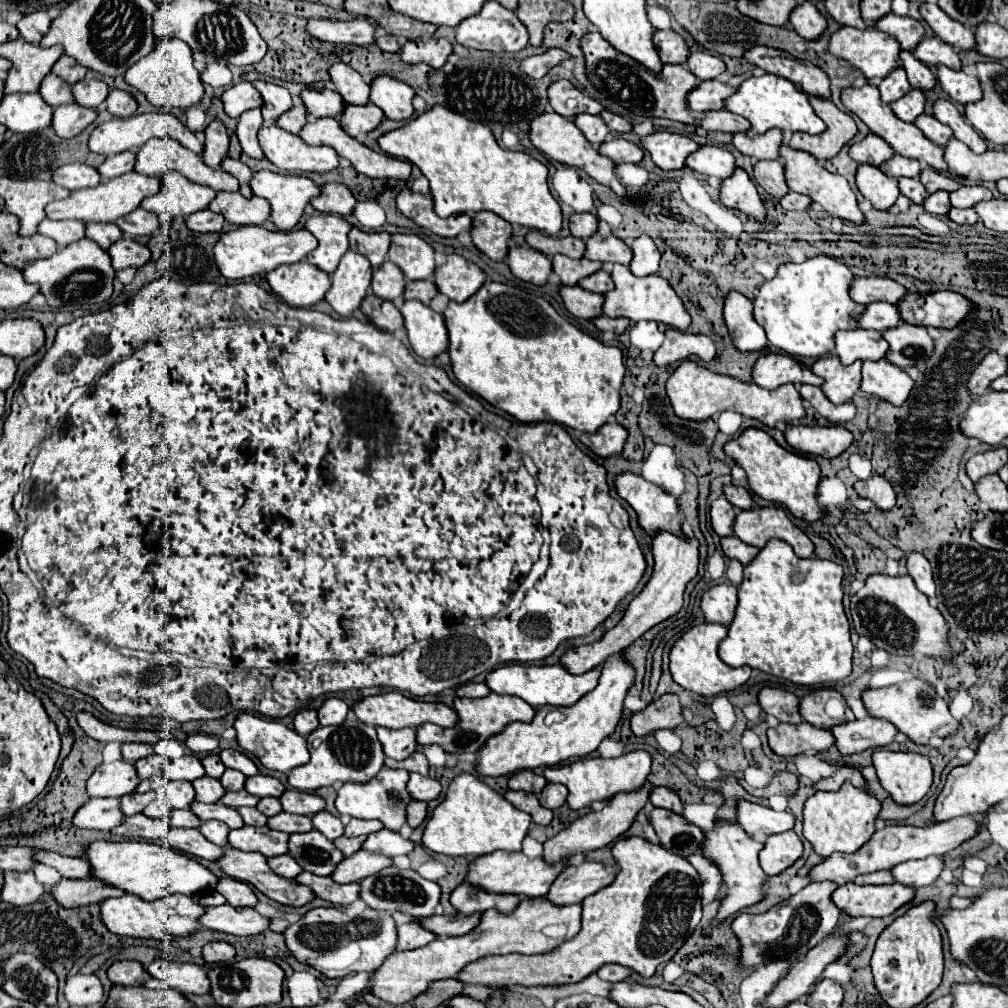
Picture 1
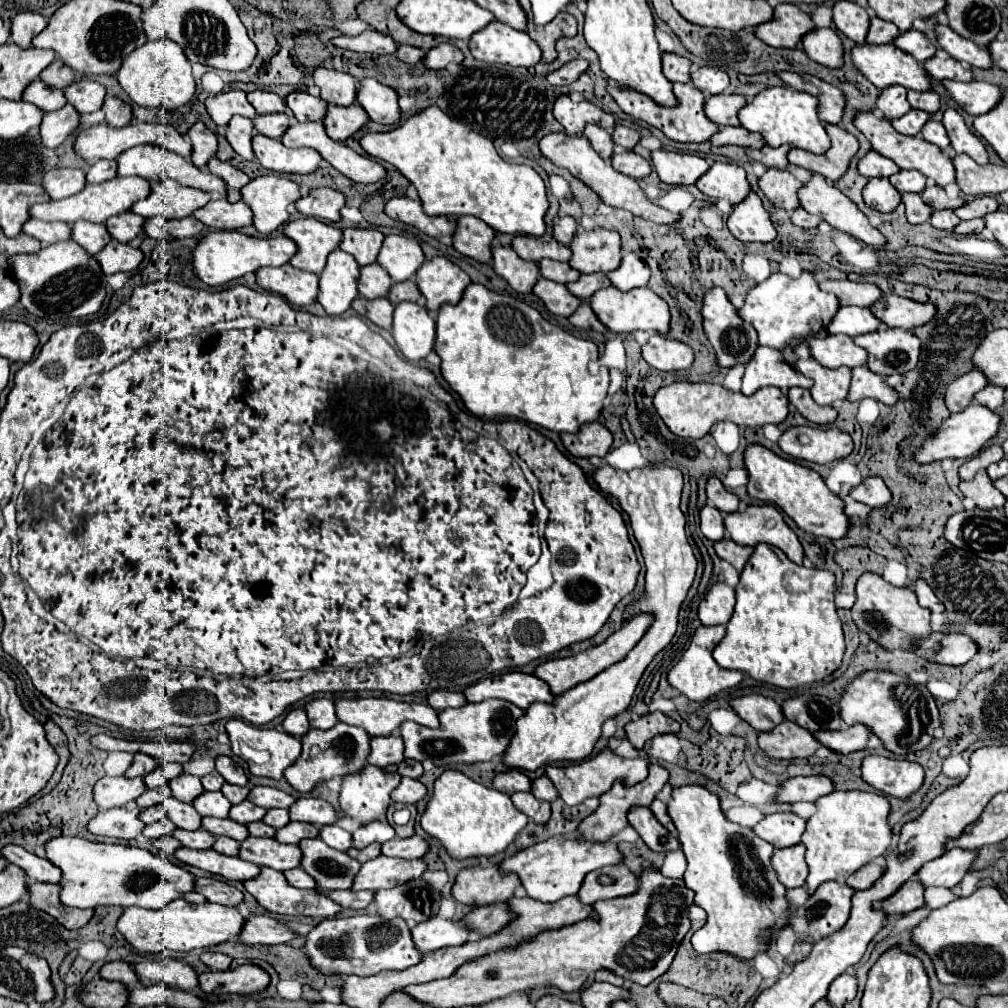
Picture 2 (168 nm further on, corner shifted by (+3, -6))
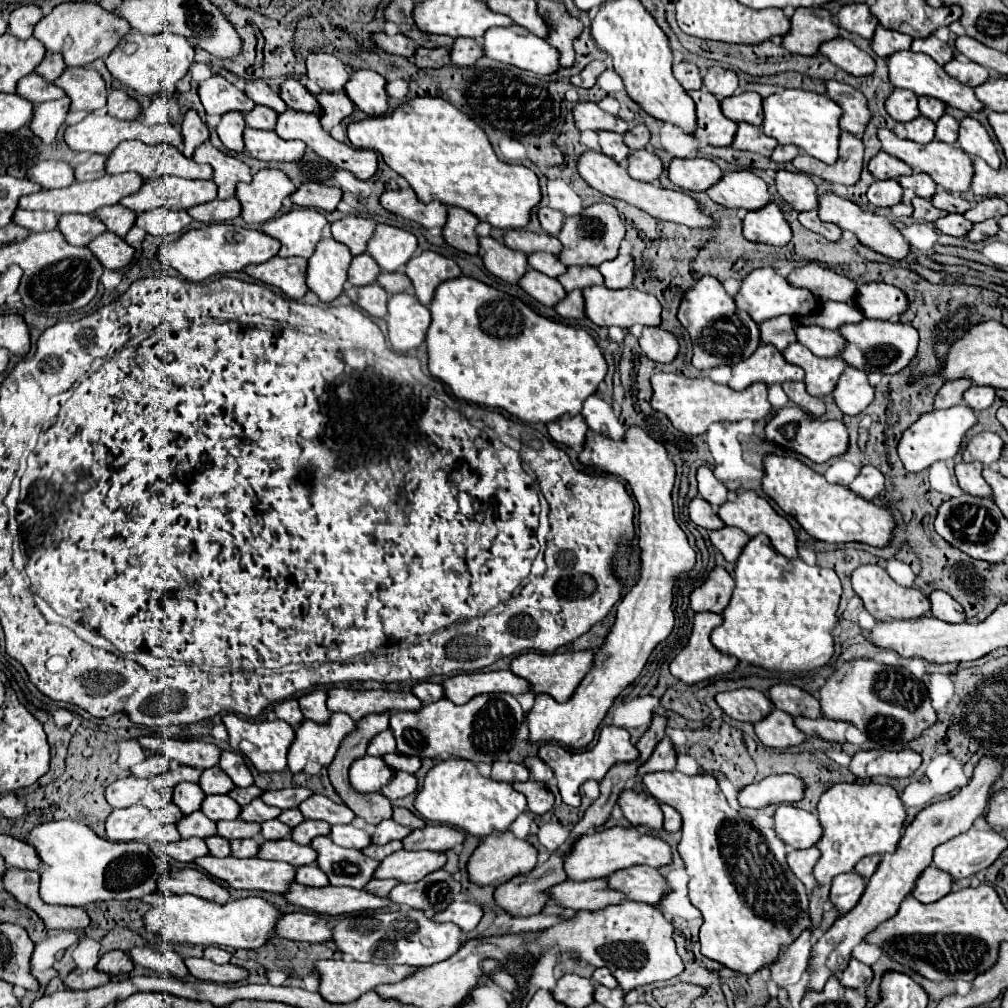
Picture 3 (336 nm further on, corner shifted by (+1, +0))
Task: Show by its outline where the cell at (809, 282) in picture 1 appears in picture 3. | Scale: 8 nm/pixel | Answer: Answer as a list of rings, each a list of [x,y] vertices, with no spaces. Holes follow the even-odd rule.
[[[772,267],[754,269],[742,281],[740,293],[738,293],[738,297],[734,297],[734,301],[736,301],[736,307],[742,309],[742,311],[746,311],[758,325],[762,321],[768,321],[768,319],[780,317],[780,315],[790,315],[794,319],[802,319],[802,317],[820,313],[820,307],[822,307],[822,301],[818,297],[814,297],[808,289],[800,289],[800,287],[790,285],[786,281],[786,277],[778,275],[776,269],[772,269]]]

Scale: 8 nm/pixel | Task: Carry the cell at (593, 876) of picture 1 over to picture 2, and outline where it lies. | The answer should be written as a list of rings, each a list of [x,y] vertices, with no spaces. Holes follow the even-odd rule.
[[[612,865],[586,875],[578,897],[582,903],[596,903],[602,899],[628,897],[636,893],[638,877],[626,865]]]

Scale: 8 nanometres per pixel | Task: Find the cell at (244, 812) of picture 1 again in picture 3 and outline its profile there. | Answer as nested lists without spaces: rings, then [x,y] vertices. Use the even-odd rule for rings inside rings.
[[[270,819],[262,823],[262,831],[260,835],[264,839],[284,839],[290,835],[290,827],[286,827],[284,823],[280,823],[278,819]]]

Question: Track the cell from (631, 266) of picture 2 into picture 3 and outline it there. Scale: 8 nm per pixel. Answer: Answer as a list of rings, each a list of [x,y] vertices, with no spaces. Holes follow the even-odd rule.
[[[618,255],[612,261],[602,263],[600,273],[604,275],[604,285],[610,289],[626,289],[634,281],[634,259],[630,255]]]

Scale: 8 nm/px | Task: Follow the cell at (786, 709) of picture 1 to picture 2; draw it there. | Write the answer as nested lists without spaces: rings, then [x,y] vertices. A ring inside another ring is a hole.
[[[744,695],[732,699],[730,707],[742,721],[752,725],[756,731],[770,731],[784,721],[780,705],[762,695]]]

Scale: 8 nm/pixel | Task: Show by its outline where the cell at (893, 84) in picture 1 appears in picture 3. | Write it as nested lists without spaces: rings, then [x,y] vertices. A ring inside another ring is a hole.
[[[894,89],[890,97],[886,99],[886,111],[894,121],[906,123],[908,119],[914,119],[920,115],[918,111],[918,97],[912,91]]]

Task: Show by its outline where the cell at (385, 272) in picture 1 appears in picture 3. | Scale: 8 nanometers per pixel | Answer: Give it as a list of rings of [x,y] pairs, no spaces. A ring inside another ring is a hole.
[[[358,255],[352,259],[350,263],[350,271],[348,271],[348,281],[356,287],[362,287],[362,285],[372,285],[380,275],[380,267],[378,263],[368,255]]]

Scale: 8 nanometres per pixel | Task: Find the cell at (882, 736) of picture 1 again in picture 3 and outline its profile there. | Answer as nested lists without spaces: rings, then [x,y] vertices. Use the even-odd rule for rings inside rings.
[[[796,717],[796,727],[804,731],[806,735],[816,735],[826,741],[836,741],[836,743],[846,743],[844,731],[850,727],[850,723],[844,721],[832,721],[832,719],[806,719],[806,717]]]

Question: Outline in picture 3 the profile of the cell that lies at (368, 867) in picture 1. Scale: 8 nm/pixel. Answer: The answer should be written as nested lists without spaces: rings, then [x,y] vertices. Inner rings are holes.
[[[396,851],[380,861],[374,879],[396,879],[400,883],[414,883],[428,873],[442,869],[446,863],[444,853],[436,851]]]

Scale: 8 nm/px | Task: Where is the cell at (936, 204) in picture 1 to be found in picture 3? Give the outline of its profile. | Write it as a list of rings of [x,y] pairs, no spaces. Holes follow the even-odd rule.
[[[948,213],[946,217],[940,217],[934,225],[938,231],[942,231],[946,235],[954,235],[954,237],[964,237],[966,231],[972,229],[972,223],[968,219],[964,219],[964,215],[960,215],[960,213]]]

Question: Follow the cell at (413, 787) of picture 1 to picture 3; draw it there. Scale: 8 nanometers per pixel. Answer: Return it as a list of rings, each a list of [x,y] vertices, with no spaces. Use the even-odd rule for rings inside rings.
[[[396,773],[392,783],[382,787],[382,795],[386,795],[388,799],[400,799],[400,797],[406,797],[410,793],[416,793],[416,789],[418,789],[418,779],[414,775]]]

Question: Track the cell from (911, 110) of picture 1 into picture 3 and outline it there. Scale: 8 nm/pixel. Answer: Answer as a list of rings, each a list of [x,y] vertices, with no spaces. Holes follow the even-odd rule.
[[[920,115],[920,117],[916,117],[916,119],[912,119],[912,121],[908,121],[906,125],[906,133],[908,133],[908,139],[912,139],[912,141],[916,141],[916,143],[930,143],[932,139],[934,139],[934,121],[930,121],[928,117],[924,117],[924,115]]]

